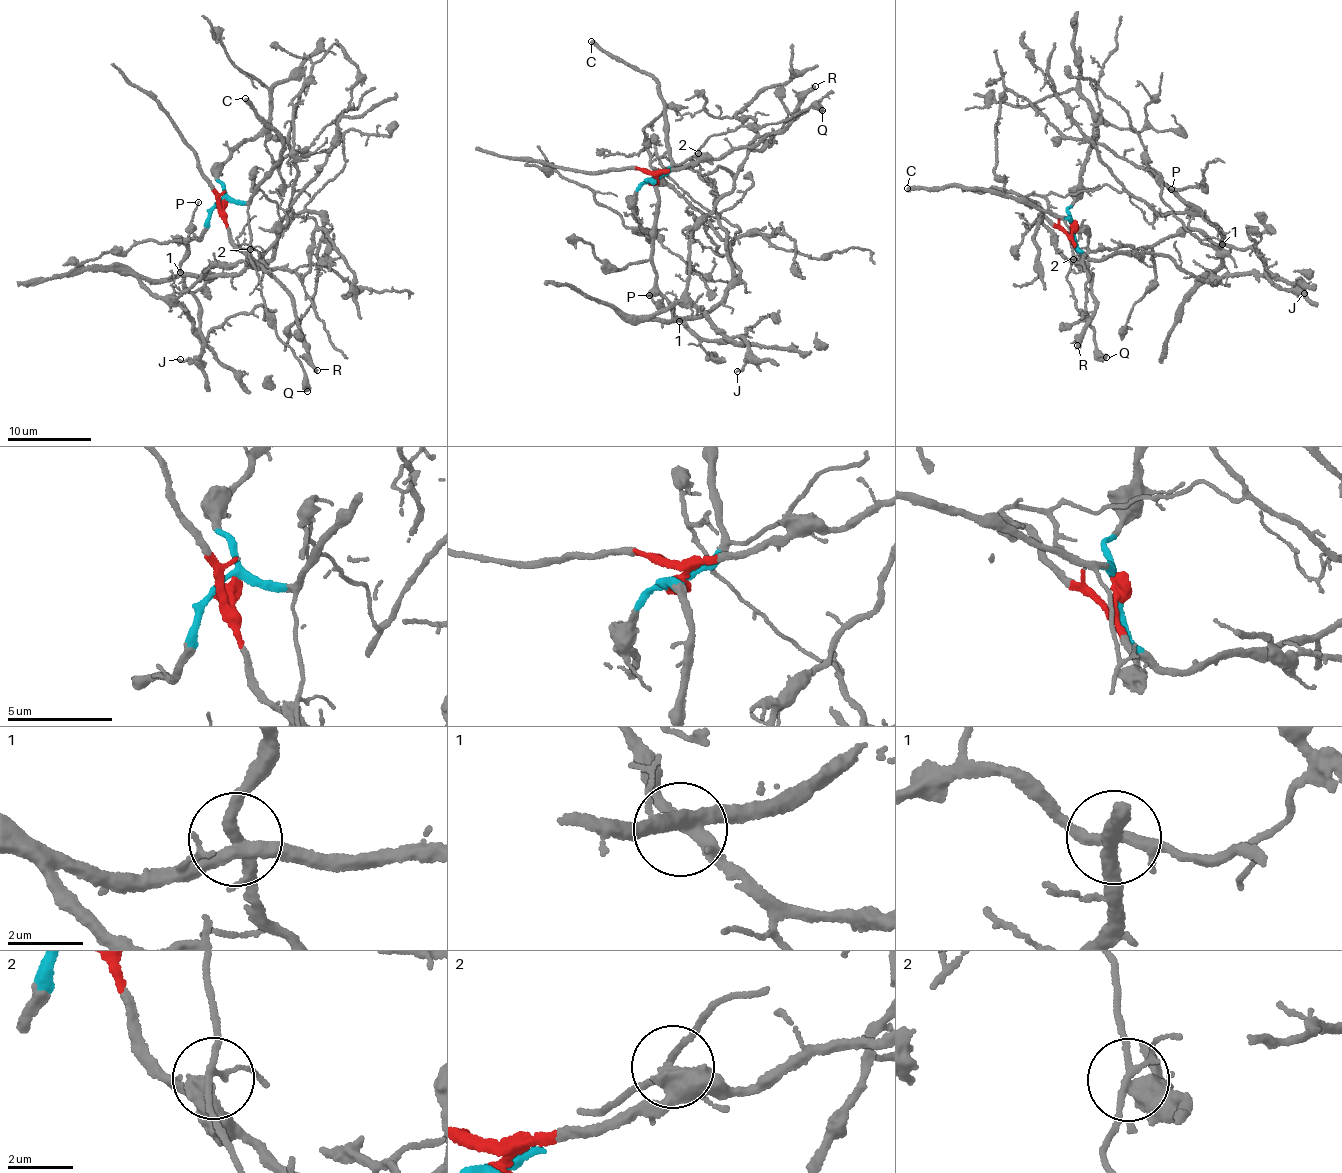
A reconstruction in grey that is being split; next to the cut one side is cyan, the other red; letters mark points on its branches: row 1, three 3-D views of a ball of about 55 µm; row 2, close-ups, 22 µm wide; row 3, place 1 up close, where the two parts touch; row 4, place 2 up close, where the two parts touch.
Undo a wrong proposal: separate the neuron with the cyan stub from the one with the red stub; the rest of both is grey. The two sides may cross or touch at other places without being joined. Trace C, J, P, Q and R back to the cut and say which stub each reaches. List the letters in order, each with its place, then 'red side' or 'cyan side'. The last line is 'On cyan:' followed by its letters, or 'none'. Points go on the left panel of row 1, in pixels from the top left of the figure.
C: (245, 98) | cyan side
J: (180, 359) | cyan side
P: (198, 202) | cyan side
Q: (307, 391) | cyan side
R: (317, 370) | red side
On cyan: C, J, P, Q

